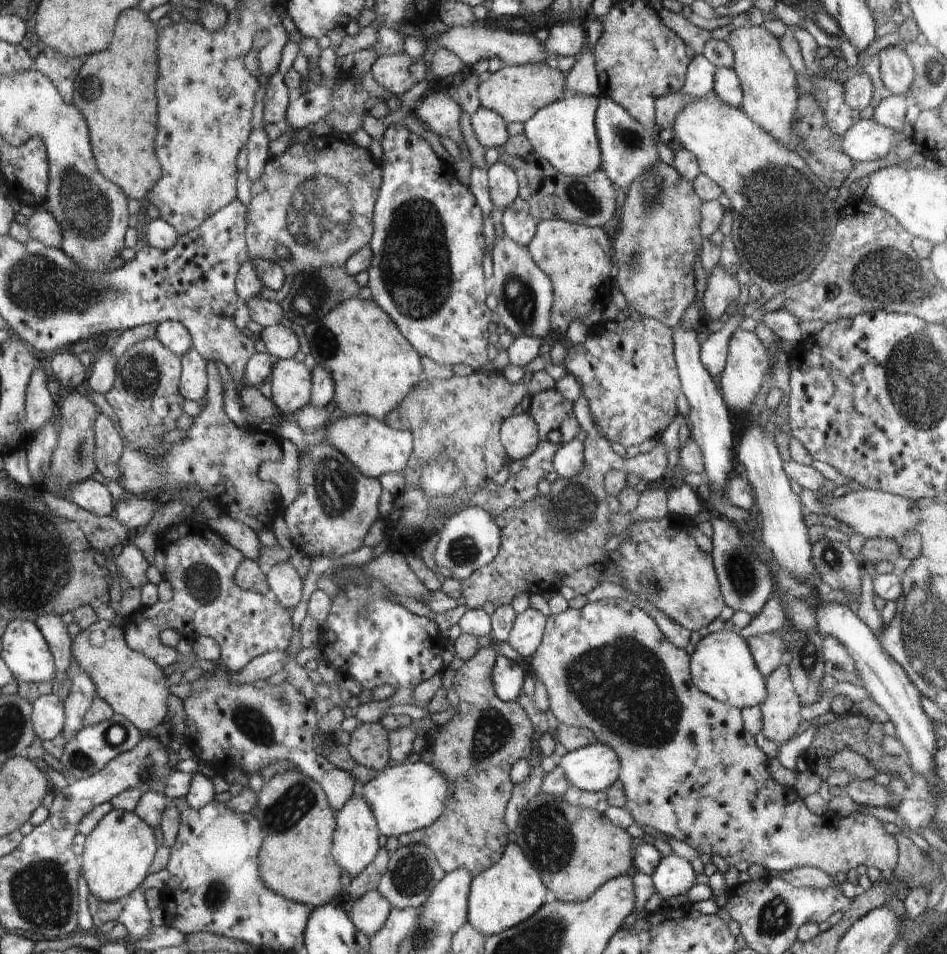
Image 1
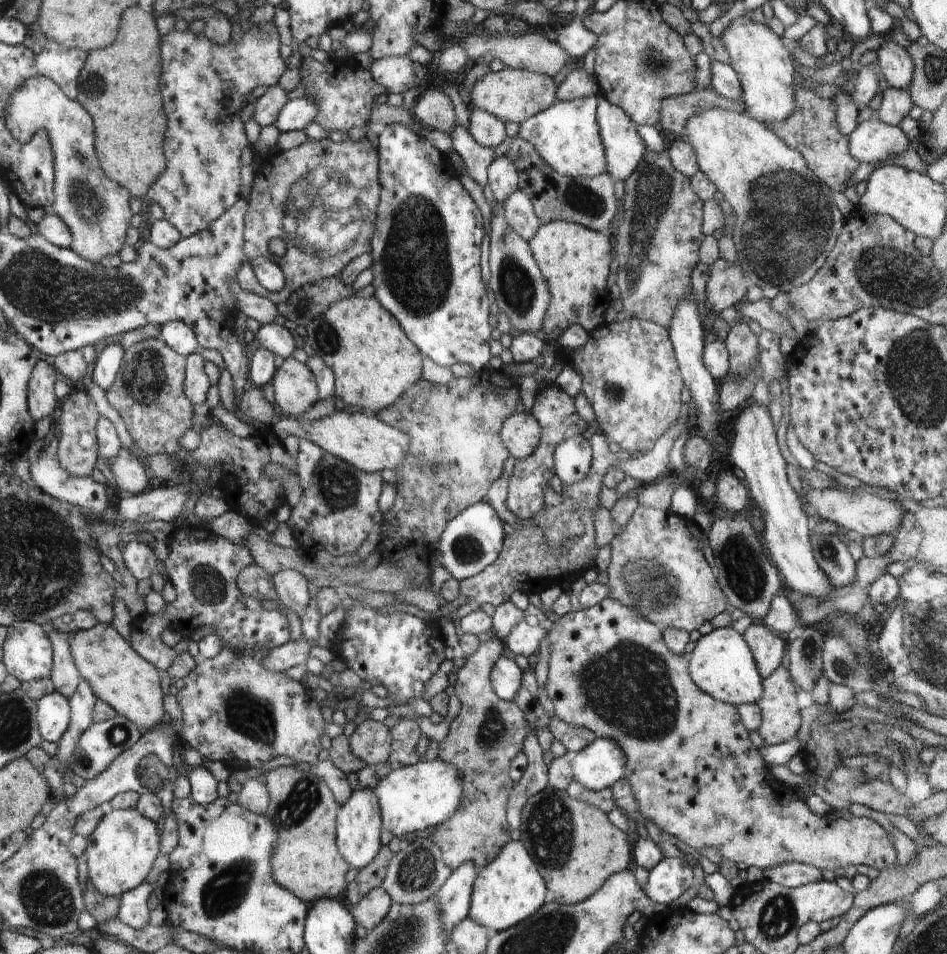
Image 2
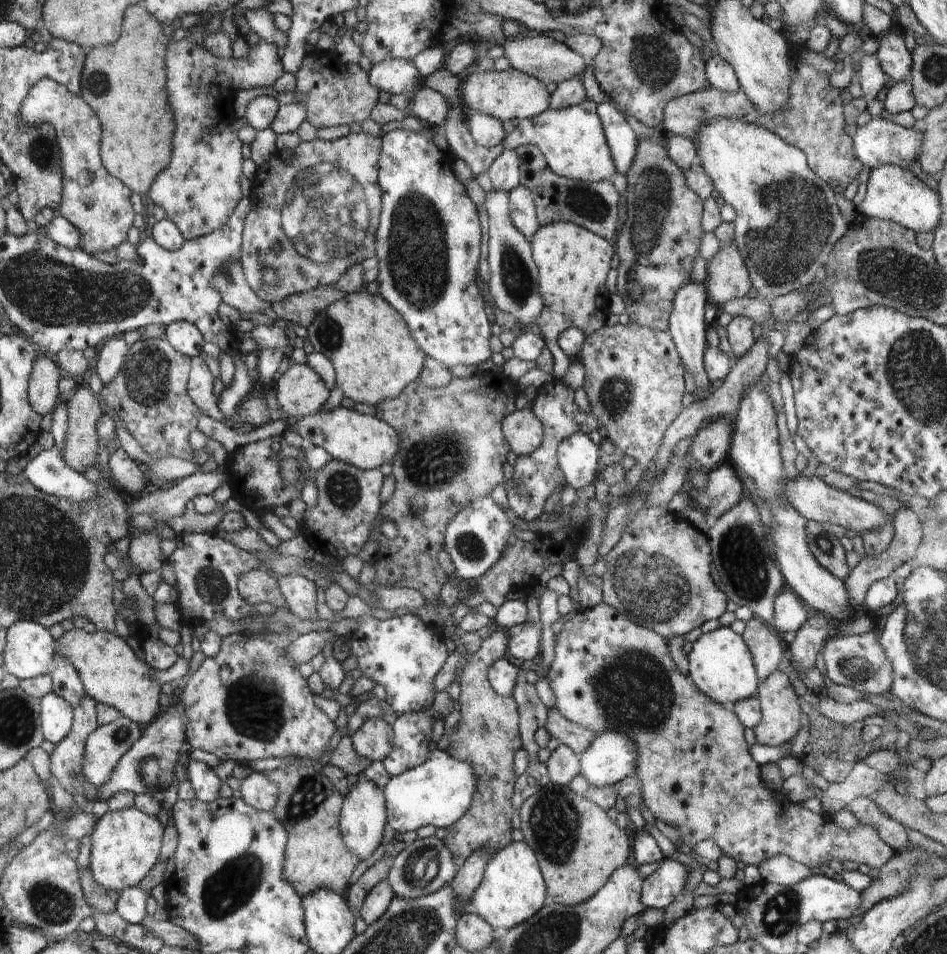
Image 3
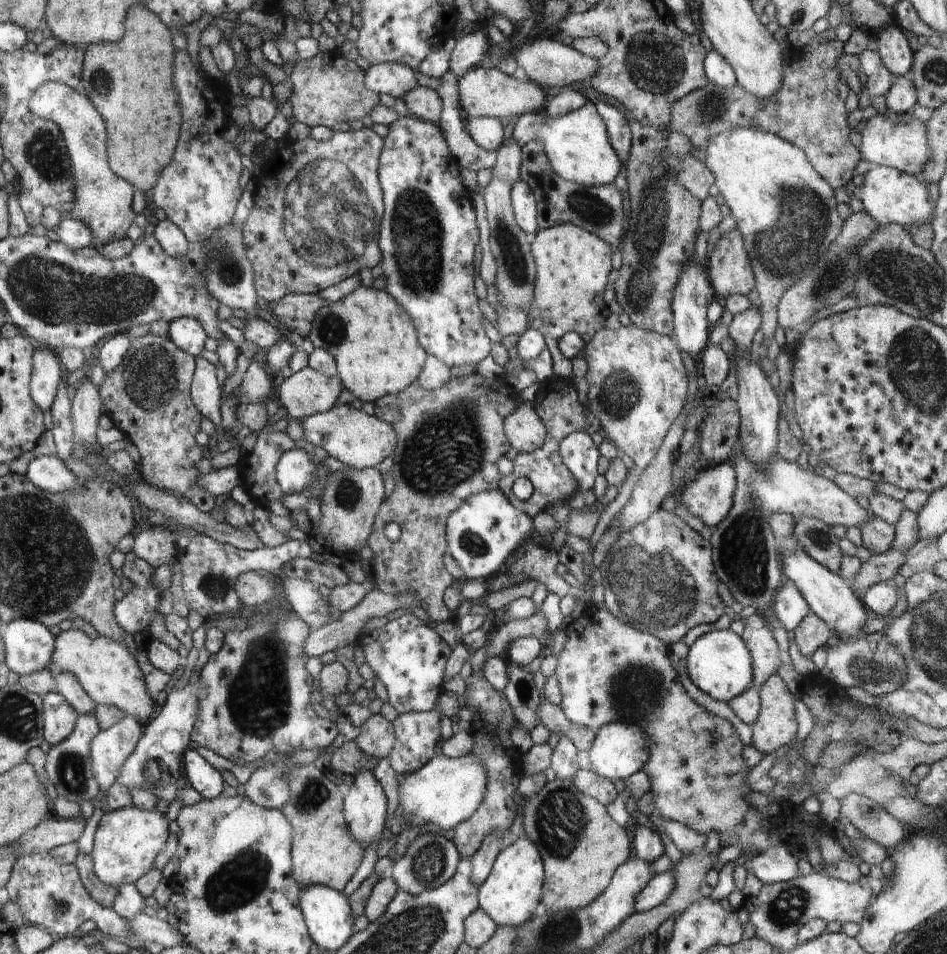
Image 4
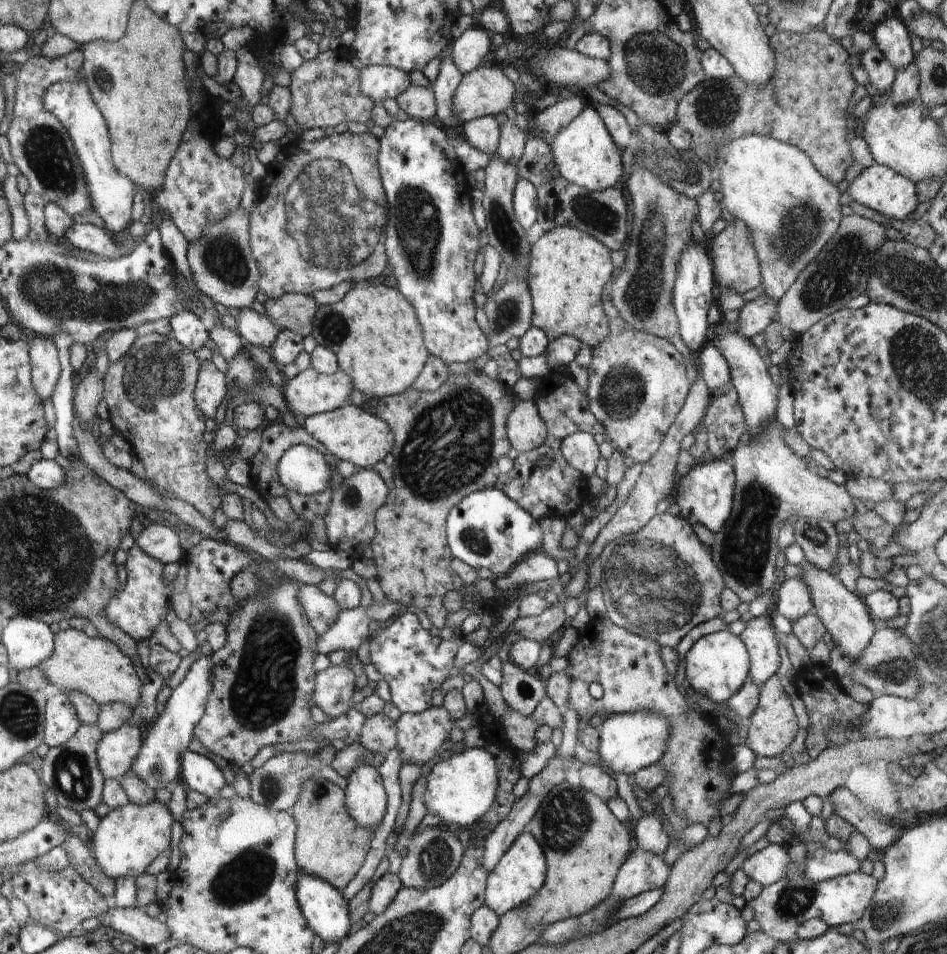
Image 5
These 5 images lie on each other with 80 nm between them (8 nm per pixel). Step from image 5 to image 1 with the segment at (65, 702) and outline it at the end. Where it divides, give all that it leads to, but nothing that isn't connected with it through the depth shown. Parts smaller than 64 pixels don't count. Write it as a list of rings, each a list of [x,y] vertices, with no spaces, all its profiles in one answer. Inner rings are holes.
[[[52,692],[42,695],[34,701],[32,710],[32,722],[34,722],[34,732],[42,740],[52,740],[63,732],[65,723],[65,708],[63,700]]]

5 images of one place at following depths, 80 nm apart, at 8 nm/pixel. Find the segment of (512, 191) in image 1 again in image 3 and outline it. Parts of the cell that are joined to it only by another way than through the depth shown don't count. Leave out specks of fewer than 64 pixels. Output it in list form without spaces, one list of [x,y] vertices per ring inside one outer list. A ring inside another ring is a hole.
[[[503,149],[487,170],[494,189],[506,192],[520,184],[521,164],[514,149]]]

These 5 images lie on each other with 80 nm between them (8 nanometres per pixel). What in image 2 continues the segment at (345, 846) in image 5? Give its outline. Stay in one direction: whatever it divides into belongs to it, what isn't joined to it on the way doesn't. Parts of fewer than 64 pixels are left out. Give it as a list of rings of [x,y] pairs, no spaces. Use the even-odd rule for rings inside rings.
[[[277,766],[266,773],[266,784],[269,785],[271,795],[264,815],[277,825],[279,834],[277,854],[273,858],[273,877],[279,885],[289,889],[308,905],[316,903],[318,899],[339,898],[348,885],[344,876],[351,866],[337,847],[337,832],[334,832],[334,826],[337,826],[337,812],[341,806],[330,787],[312,771]]]

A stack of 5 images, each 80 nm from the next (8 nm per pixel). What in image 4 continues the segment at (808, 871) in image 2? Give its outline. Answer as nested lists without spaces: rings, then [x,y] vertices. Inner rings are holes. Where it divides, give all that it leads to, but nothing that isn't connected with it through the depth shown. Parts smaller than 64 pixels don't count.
[[[784,846],[768,848],[766,852],[746,861],[745,868],[763,884],[791,882],[800,876],[796,858]]]

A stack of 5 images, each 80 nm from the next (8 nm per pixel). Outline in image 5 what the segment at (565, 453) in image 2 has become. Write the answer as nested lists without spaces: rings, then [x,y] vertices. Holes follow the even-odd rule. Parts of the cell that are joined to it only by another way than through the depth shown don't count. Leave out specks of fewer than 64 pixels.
[[[579,431],[562,440],[561,453],[572,468],[584,476],[594,476],[601,457],[594,435]]]

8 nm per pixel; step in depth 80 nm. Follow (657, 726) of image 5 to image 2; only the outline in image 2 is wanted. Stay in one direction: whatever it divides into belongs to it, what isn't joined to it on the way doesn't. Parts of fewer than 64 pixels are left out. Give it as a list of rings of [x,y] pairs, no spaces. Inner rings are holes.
[[[596,737],[586,748],[571,755],[573,778],[586,788],[611,788],[625,777],[626,755],[614,739]]]

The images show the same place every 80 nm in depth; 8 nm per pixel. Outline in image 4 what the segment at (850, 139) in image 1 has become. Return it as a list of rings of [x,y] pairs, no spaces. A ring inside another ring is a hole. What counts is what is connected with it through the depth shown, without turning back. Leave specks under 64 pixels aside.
[[[895,113],[877,115],[868,120],[868,124],[860,134],[862,143],[858,150],[862,160],[868,162],[870,167],[873,165],[888,166],[911,176],[918,176],[924,169],[926,160],[930,159],[925,123],[916,118],[912,117],[908,122],[900,122]]]

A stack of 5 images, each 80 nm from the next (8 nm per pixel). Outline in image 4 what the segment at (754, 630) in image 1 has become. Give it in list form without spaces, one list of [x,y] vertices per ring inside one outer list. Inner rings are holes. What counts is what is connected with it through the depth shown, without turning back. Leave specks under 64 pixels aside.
[[[790,581],[780,586],[772,602],[773,612],[786,632],[796,630],[804,618],[811,614],[810,606]]]

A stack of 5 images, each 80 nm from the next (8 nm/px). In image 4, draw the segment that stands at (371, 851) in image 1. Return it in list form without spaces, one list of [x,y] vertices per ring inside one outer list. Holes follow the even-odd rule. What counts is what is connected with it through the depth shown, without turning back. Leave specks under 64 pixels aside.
[[[362,770],[360,774],[354,776],[354,783],[345,789],[343,795],[345,822],[354,840],[360,842],[364,848],[378,843],[389,816],[389,798],[384,786],[374,777],[372,771]]]

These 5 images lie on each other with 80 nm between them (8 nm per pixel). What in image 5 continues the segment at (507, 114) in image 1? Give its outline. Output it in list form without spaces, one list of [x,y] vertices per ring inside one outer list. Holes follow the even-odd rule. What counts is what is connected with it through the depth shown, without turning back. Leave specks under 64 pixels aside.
[[[503,65],[493,67],[479,67],[473,72],[464,73],[452,100],[452,112],[454,118],[458,118],[460,123],[466,123],[481,117],[496,116],[504,113],[514,105],[518,84],[512,82],[502,70]]]

